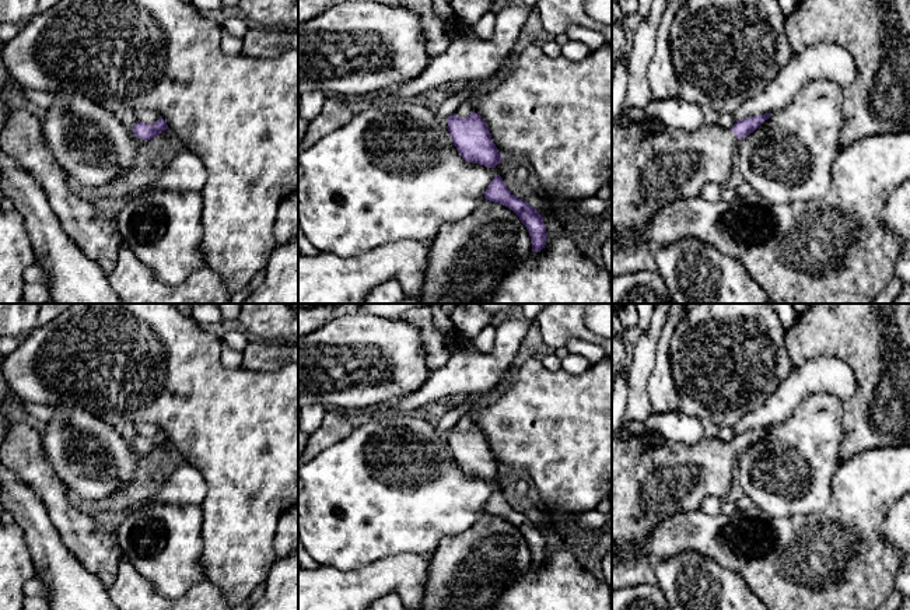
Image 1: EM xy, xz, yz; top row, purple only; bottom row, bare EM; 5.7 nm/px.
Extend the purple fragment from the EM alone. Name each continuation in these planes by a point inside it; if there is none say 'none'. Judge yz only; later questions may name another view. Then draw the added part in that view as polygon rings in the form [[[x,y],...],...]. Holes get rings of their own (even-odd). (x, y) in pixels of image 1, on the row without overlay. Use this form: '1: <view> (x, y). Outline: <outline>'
1: yz (653, 477). Outline: [[[651,431],[629,441],[612,432],[612,543],[622,546],[641,543],[666,516],[675,512],[700,511],[701,501],[711,495],[722,499],[731,490],[732,464],[736,458],[738,452],[732,442],[707,435],[696,445],[686,446]]]

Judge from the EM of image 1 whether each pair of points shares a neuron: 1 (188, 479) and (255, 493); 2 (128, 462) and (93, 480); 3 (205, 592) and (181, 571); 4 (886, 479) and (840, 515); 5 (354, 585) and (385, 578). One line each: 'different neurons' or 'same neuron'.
1: different neurons
2: same neuron
3: different neurons
4: same neuron
5: same neuron

